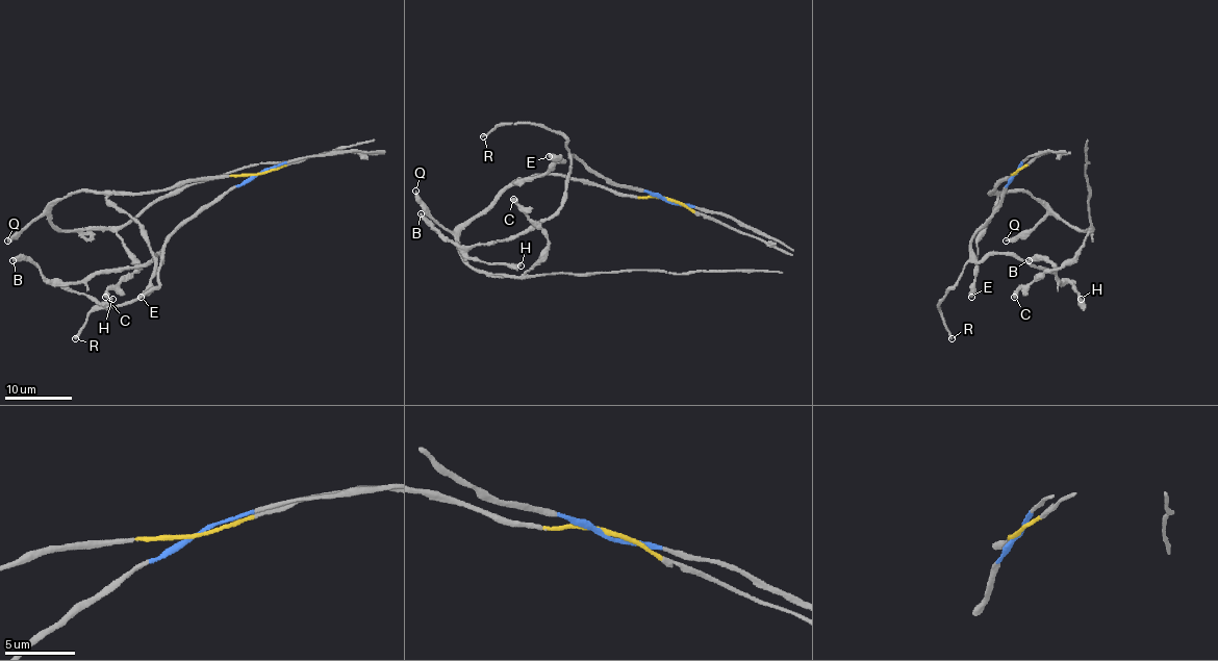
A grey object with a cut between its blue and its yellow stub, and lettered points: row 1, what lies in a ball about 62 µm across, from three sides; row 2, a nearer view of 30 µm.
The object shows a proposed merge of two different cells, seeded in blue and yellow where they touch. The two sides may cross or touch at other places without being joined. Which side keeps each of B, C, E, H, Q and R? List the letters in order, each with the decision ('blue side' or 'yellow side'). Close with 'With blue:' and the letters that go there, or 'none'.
B: blue side
C: yellow side
E: yellow side
H: blue side
Q: yellow side
R: blue side
With blue: B, H, R

